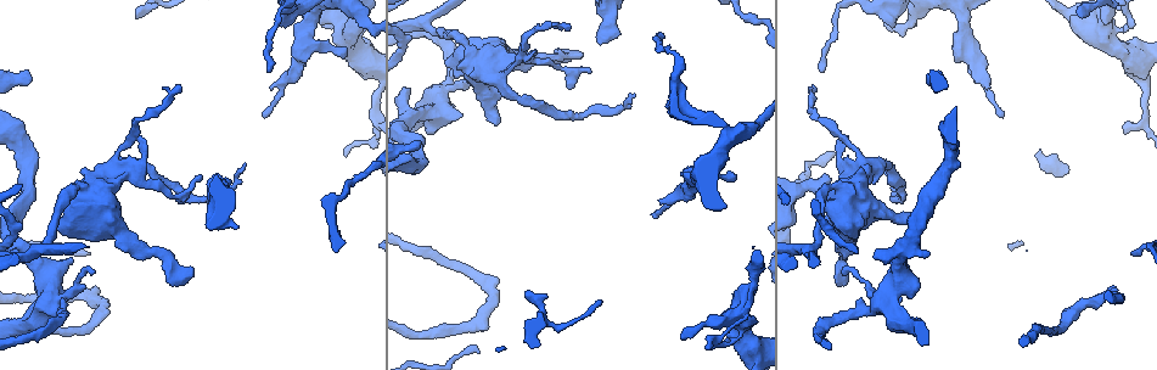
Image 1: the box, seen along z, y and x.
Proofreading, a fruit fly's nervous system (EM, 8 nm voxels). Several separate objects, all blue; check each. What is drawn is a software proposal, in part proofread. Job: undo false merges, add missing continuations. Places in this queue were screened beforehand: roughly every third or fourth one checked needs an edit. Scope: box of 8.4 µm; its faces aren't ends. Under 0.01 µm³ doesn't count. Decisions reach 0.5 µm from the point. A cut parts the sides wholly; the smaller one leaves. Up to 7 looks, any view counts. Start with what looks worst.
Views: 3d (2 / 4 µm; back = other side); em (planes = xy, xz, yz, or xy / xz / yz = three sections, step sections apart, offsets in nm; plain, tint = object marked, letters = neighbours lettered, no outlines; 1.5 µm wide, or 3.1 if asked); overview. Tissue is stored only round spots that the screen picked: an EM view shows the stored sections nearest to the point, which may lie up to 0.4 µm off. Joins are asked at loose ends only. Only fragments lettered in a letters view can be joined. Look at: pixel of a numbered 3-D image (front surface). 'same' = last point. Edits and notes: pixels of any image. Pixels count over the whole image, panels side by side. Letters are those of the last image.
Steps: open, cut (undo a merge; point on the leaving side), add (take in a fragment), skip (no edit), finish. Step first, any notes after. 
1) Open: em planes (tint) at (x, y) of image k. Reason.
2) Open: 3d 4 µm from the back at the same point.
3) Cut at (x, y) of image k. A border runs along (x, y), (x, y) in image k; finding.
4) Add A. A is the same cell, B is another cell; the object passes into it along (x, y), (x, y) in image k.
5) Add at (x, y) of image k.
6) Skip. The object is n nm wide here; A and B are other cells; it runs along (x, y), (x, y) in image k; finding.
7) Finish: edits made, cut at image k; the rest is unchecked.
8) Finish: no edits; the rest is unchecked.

Open: em planes (tint) at (419, 142) of image 1. Long arm stops here.

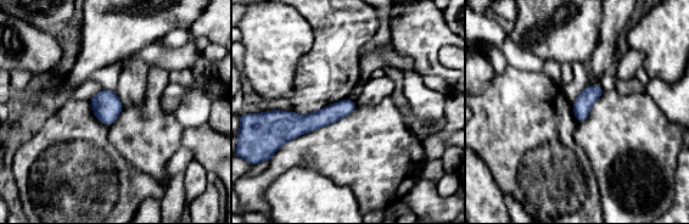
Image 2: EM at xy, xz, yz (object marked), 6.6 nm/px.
Open: em planes (letters) at the same point. See the neighbours.

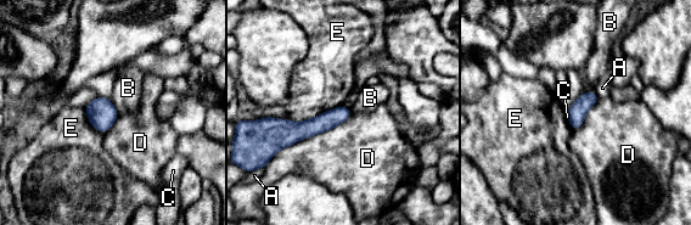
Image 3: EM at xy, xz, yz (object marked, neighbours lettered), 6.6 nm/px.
Skip. The object is 120 nm wide here; A, B, C, D and E are other cells; it runs along (347, 112), (309, 128), (270, 121) in image 3; none of them fits.

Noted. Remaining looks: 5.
Open: em xy step 4 (letters) at (875, 259) of image 1. Branch stops here.

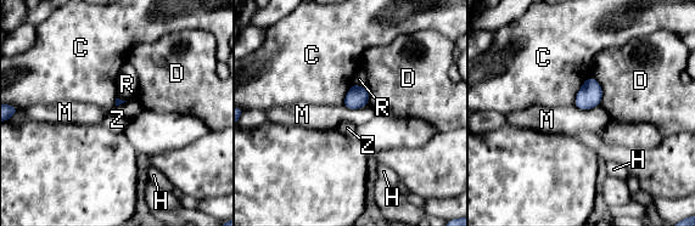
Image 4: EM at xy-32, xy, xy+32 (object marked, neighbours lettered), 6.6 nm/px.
Open: em planes (letters) at the same point. Cut it another way.

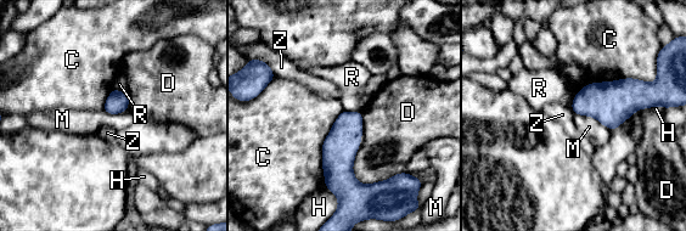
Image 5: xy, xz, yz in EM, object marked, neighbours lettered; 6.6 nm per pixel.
Skip. C, D, H, M, R and Z are other cells; a border runs along (574, 113), (592, 116), (611, 130) in image 5; no lettered fragment goes on from it.

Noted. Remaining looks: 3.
Open: em xz step 8 (tint) at (497, 124) of image 1. An open end.

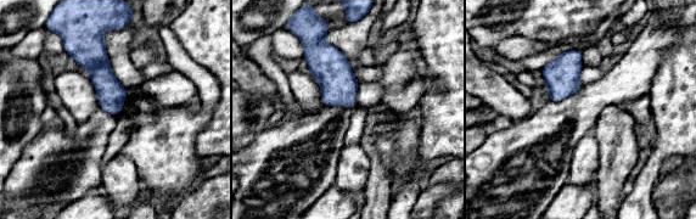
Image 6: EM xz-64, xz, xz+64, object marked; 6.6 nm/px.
Open: em xz step 8 (letters) at the same point. See the neighbours.

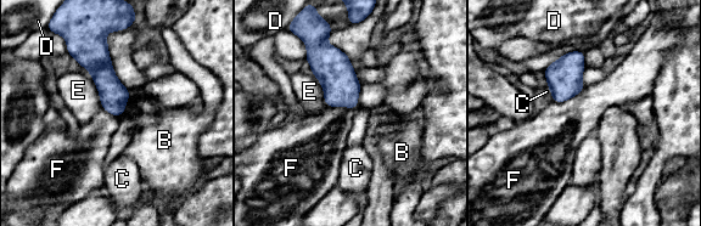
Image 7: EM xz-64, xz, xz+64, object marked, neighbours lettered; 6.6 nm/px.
Skip. B, C, D, E and F are other cells; no lettered fragment goes on from it.

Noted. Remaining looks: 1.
Finish: no edits; the rest is unchecked.

